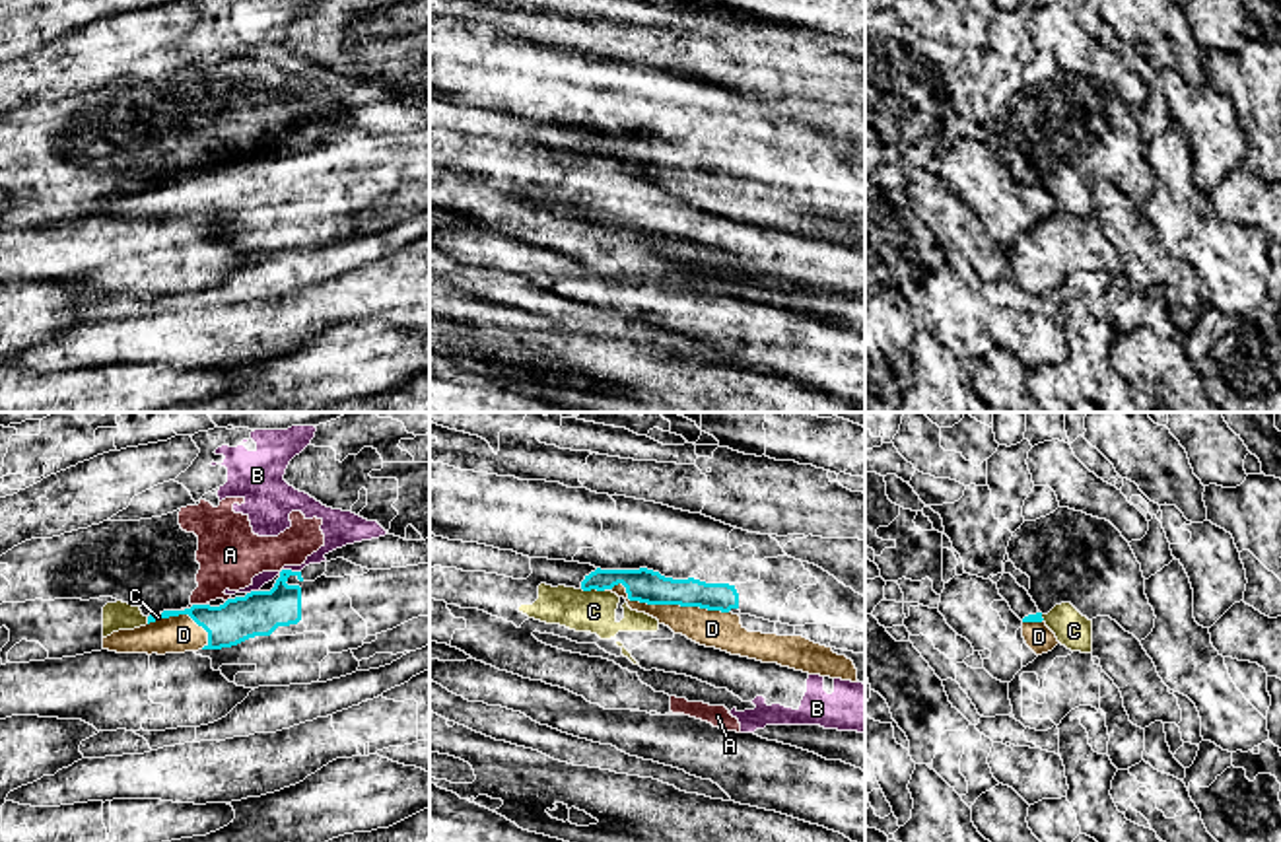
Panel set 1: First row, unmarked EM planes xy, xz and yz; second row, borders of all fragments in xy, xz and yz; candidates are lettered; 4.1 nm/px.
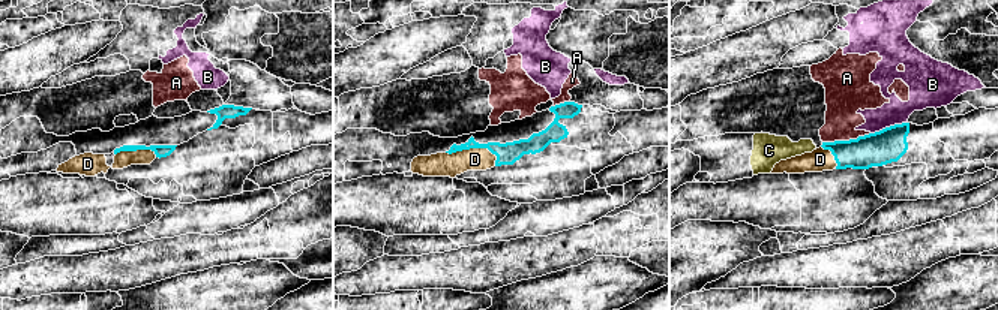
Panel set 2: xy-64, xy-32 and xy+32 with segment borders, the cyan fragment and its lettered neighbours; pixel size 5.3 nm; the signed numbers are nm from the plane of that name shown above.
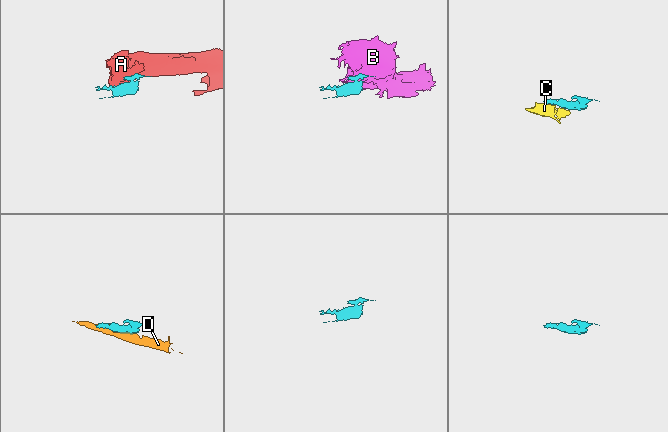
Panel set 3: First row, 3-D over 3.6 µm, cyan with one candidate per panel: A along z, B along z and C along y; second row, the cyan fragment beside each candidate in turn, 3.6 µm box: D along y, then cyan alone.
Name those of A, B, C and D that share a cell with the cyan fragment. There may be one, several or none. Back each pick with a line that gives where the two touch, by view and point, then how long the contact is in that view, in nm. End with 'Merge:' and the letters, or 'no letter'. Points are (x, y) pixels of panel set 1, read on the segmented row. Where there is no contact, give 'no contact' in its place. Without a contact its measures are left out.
D: xz (663, 603) | 550 nm
Merge: D

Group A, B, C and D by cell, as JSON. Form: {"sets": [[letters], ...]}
{"sets": [["A", "B", "C"], ["D"]]}

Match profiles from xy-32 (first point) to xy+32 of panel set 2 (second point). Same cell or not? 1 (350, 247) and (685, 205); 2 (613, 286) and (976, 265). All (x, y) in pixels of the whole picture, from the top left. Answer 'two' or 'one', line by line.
1: two
2: one

